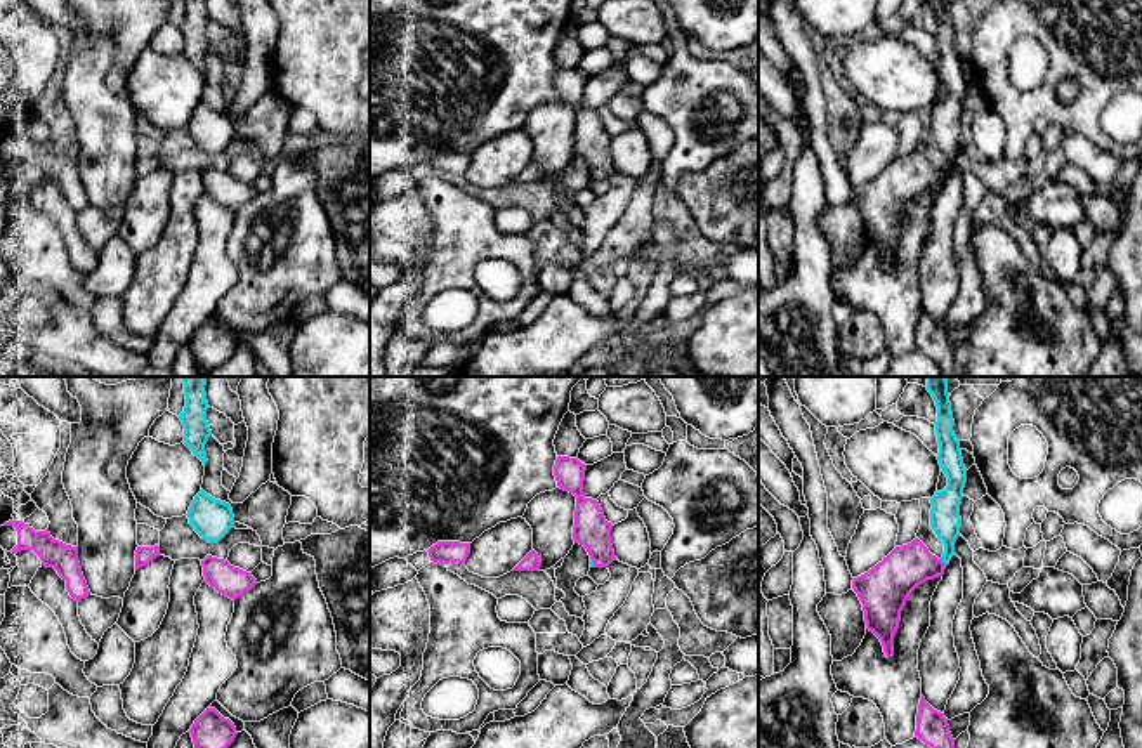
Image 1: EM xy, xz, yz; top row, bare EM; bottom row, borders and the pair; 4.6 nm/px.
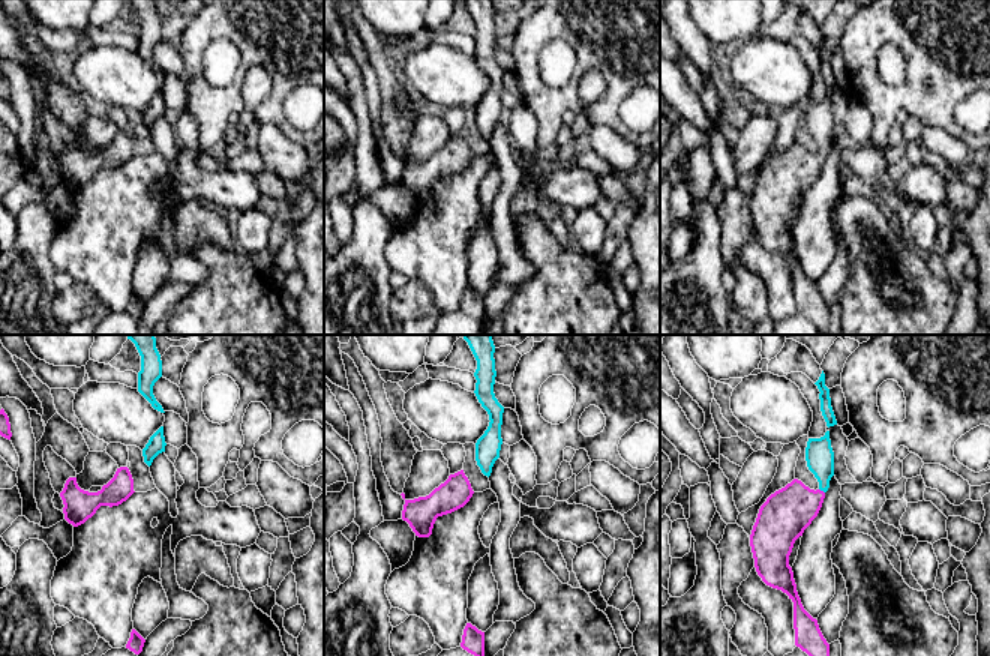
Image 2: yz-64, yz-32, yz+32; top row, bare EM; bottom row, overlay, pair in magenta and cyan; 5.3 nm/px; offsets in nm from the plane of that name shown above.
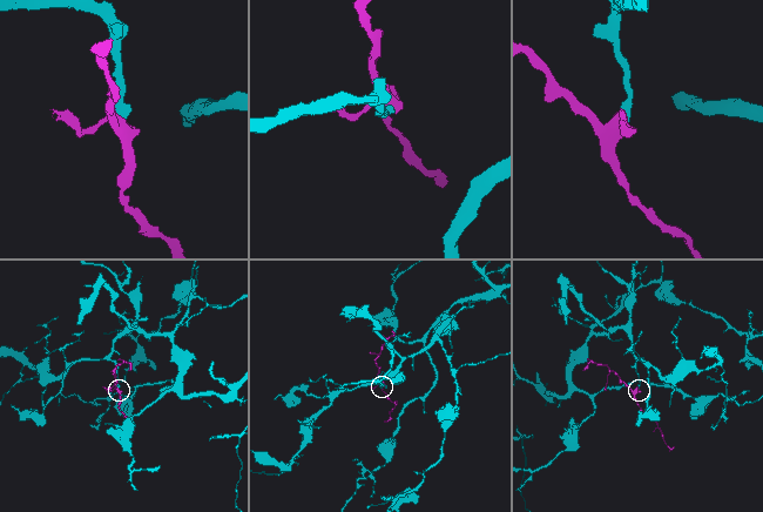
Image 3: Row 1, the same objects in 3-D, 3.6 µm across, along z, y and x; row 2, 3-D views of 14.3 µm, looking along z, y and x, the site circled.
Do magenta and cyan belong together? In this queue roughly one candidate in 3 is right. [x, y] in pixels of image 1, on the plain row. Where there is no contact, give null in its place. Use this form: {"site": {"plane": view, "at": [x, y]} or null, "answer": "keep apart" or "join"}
{"site": {"plane": "yz", "at": [943, 174]}, "answer": "join"}

